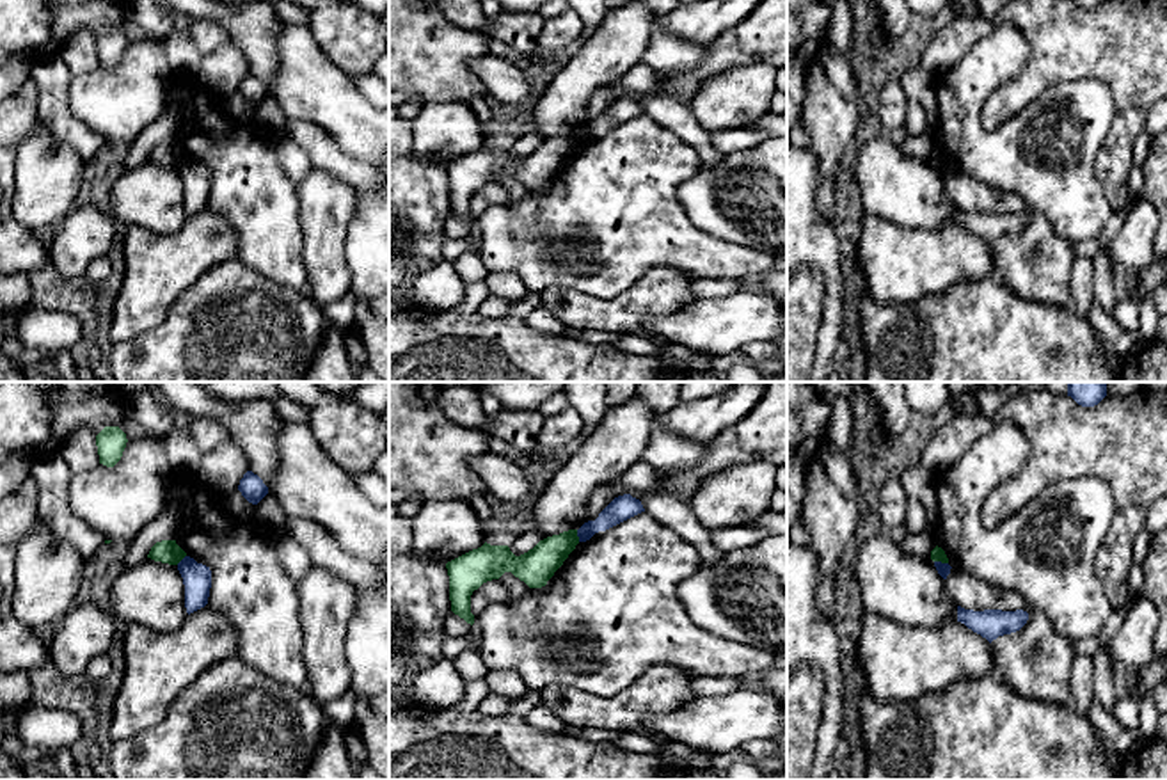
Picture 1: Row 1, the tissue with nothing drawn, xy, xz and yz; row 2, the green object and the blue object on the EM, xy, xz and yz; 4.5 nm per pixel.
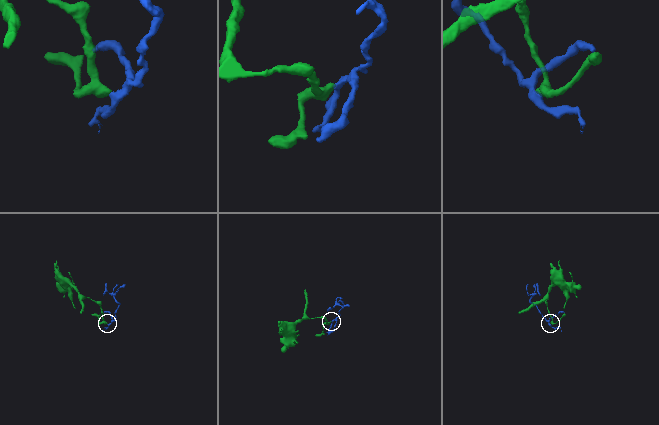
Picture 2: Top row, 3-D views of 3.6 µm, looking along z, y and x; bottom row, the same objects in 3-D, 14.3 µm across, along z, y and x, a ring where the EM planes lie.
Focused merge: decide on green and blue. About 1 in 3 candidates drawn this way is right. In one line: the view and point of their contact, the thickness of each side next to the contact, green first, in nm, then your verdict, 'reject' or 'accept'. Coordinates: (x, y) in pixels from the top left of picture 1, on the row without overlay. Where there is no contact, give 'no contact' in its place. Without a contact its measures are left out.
yz (942, 164) | 60/60 nm | reject

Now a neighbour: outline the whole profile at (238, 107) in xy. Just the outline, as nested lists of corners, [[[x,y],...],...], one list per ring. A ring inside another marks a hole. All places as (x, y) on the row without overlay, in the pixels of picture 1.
[[[238,91],[227,96],[227,107],[233,117],[240,121],[252,121],[256,107],[249,105]]]

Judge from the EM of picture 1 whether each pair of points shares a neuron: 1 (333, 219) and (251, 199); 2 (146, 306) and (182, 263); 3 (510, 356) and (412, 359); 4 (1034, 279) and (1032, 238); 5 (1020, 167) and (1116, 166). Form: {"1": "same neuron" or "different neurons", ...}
{"1": "different neurons", "2": "same neuron", "3": "same neuron", "4": "same neuron", "5": "different neurons"}

